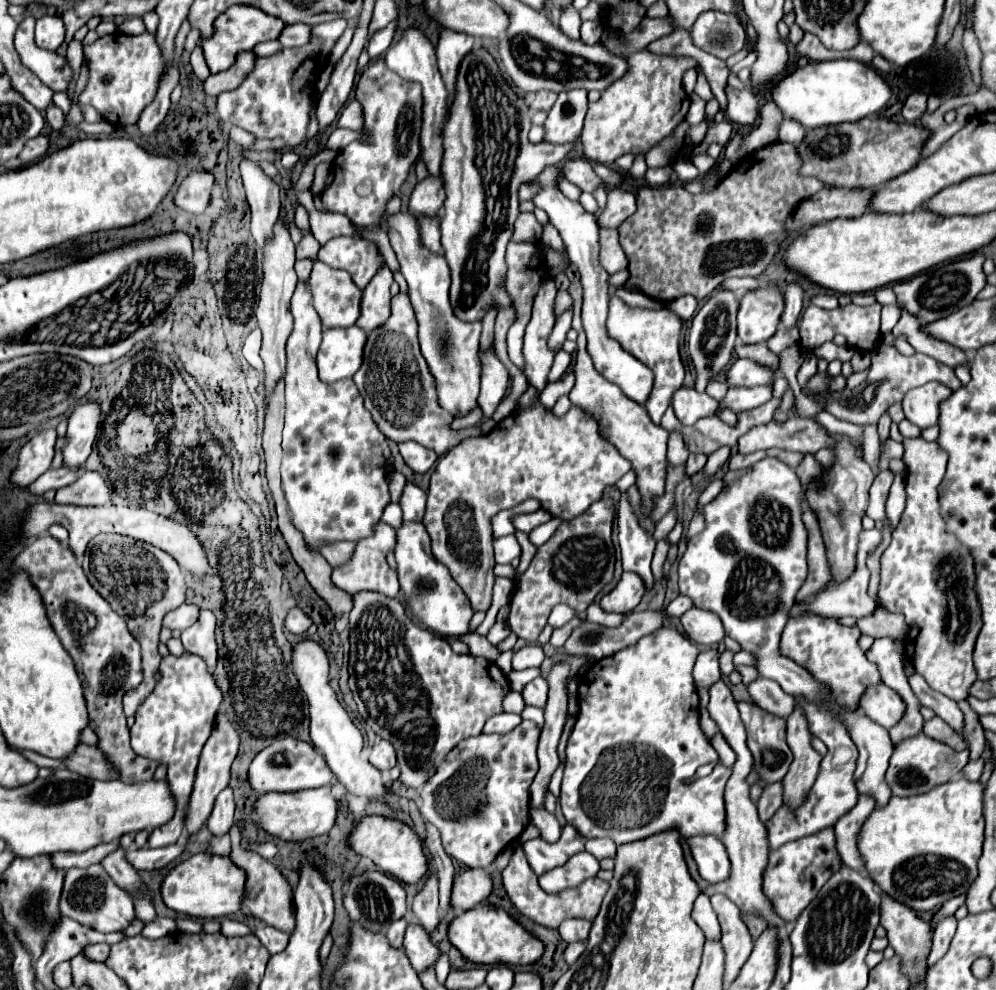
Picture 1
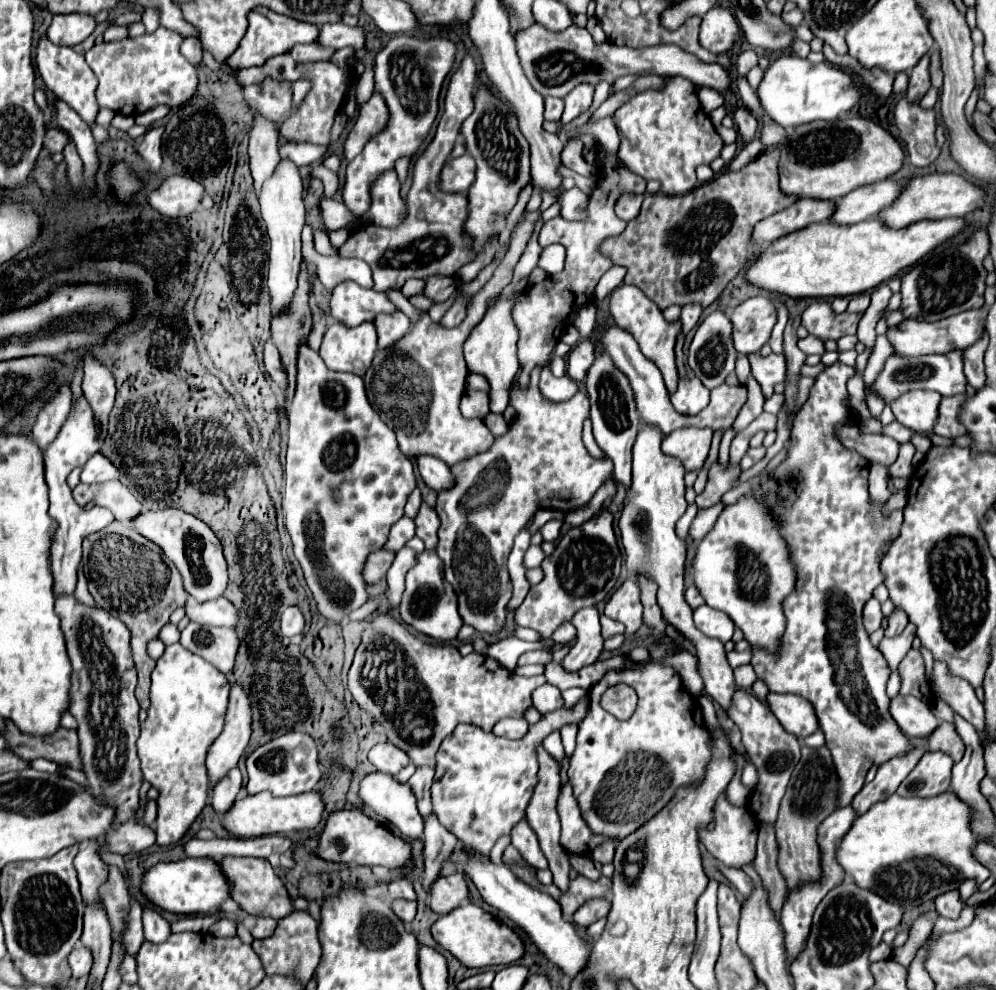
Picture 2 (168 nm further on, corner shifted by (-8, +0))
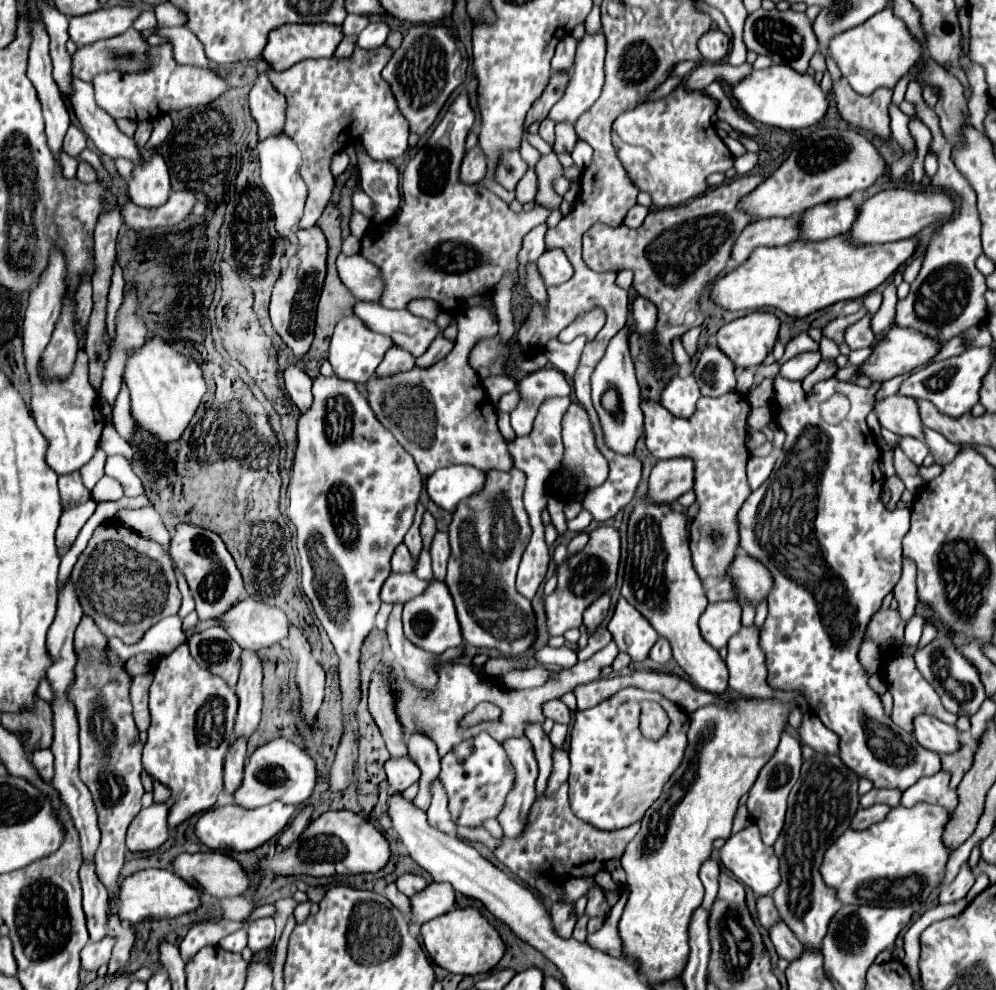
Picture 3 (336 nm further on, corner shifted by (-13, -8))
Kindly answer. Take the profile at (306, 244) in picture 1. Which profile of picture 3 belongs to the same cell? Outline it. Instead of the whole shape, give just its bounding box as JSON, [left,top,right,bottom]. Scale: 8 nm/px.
[342,235,361,256]

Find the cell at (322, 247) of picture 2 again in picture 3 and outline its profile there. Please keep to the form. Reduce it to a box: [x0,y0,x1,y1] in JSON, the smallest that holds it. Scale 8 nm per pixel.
[337,254,383,302]

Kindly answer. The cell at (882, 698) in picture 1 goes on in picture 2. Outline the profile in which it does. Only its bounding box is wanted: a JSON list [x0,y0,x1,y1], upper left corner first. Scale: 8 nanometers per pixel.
[890,696,940,740]

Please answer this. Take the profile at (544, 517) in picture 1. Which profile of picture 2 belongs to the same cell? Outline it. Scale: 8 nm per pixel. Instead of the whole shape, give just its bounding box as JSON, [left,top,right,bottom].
[540,520,562,542]

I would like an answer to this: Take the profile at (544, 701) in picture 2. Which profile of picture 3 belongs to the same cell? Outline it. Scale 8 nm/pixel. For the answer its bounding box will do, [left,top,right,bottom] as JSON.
[543,700,571,724]

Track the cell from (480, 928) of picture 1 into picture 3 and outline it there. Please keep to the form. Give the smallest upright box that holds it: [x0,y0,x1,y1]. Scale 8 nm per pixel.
[421,908,507,974]

